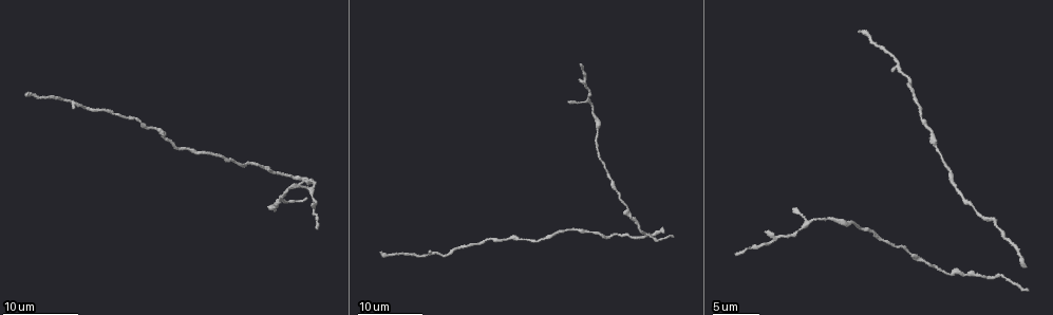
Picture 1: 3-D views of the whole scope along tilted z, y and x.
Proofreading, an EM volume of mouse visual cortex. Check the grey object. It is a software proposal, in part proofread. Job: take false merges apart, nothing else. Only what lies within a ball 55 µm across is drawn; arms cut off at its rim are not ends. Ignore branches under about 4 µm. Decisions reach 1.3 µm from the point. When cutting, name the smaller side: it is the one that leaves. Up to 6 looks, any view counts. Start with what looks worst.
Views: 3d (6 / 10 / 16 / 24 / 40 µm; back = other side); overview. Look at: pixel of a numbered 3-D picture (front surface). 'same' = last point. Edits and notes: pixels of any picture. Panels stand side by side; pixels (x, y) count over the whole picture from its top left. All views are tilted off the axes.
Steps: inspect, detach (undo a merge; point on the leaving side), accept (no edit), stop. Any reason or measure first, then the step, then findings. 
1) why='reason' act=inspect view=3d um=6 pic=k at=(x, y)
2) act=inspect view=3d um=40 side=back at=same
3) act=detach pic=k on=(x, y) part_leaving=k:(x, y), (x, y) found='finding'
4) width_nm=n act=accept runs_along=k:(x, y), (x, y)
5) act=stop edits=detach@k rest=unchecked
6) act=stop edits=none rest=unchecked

why='a narrow waist' act=inspect view=3d um=16 pic=1 at=(893, 57)

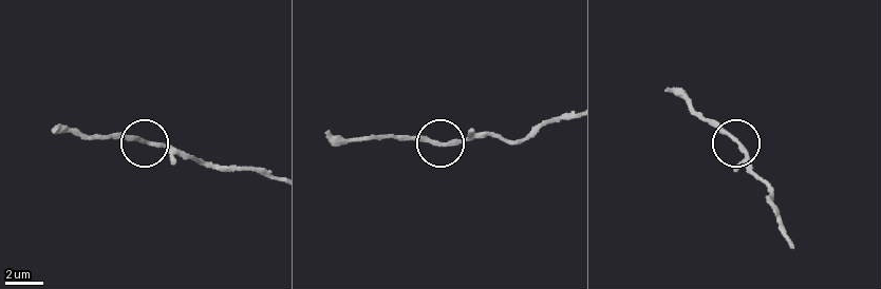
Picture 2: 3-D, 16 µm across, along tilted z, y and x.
act=inspect view=3d um=6 pic=2 at=(445, 145)

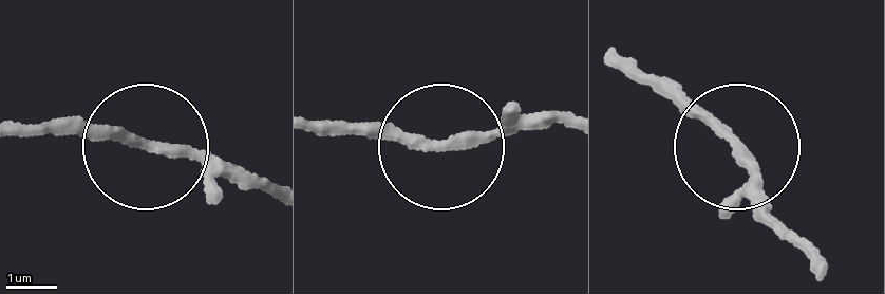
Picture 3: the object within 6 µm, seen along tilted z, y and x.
act=accept runs_along=3:(812, 264), (730, 139), (672, 86) found='all the same cell'

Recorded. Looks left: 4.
why='sudden change in width' act=inspect view=3d um=16 pic=1 at=(599, 131)

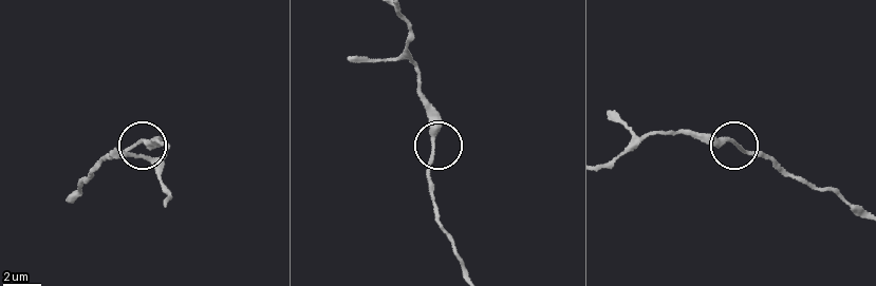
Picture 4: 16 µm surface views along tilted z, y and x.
why='closer look' act=inspect view=3d um=10 pic=4 at=(432, 148)

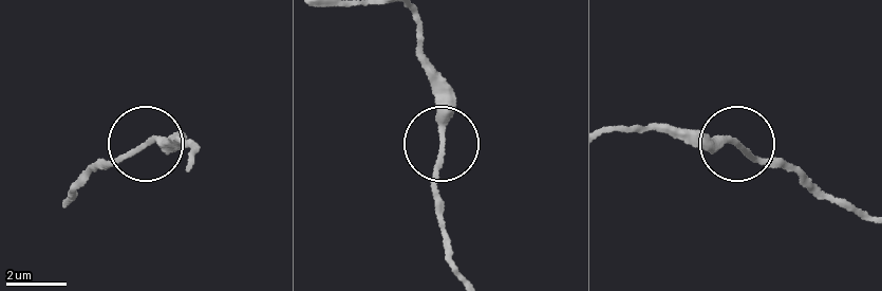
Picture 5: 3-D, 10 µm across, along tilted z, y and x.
width_nm=190 act=accept found='all the same cell'

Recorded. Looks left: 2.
why='calibre changes' act=inspect view=3d um=24 pic=1 at=(955, 272)

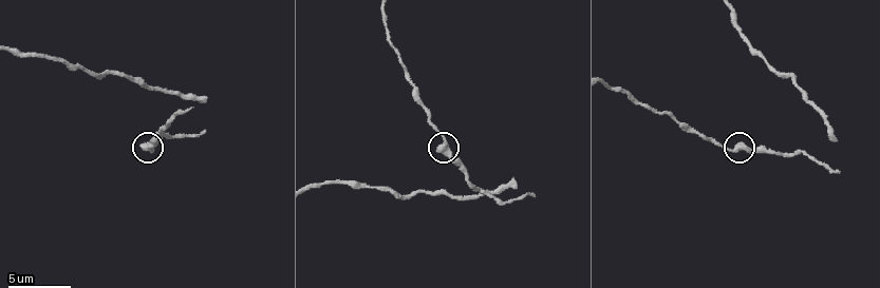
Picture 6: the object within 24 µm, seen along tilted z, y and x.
why='closer look' act=inspect view=3d um=6 pic=6 at=(447, 149)

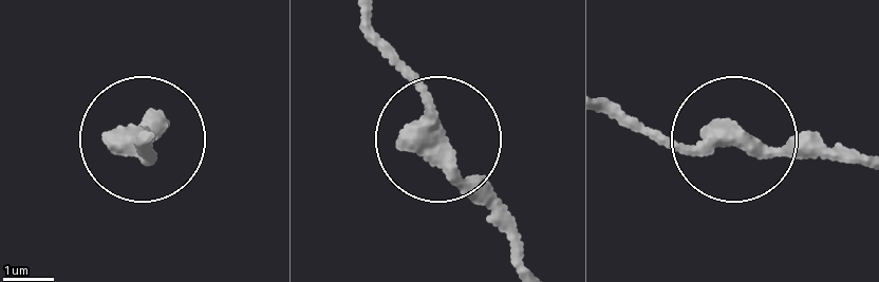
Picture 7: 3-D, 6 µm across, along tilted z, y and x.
act=accept found='one cell here'

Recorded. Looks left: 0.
act=stop edits=none rest=unchecked

